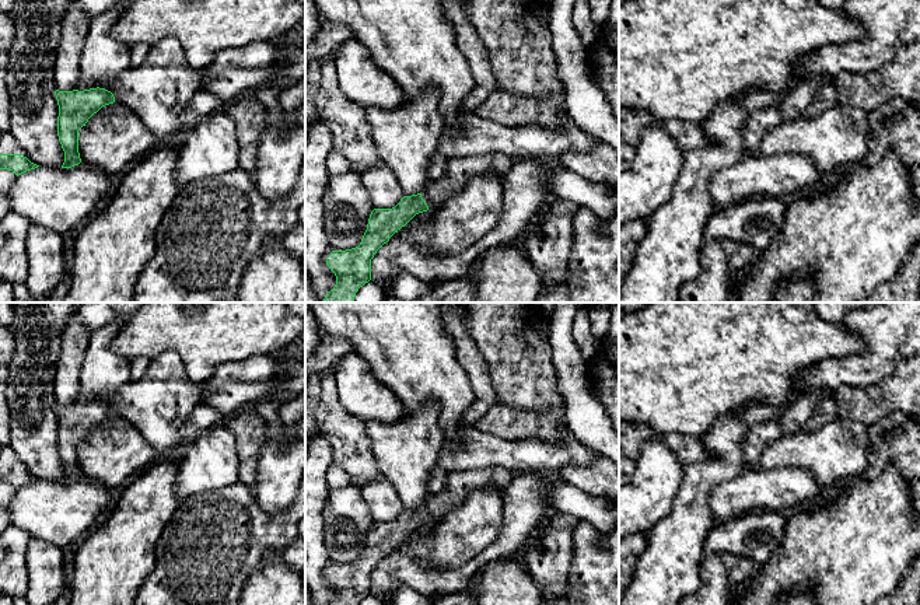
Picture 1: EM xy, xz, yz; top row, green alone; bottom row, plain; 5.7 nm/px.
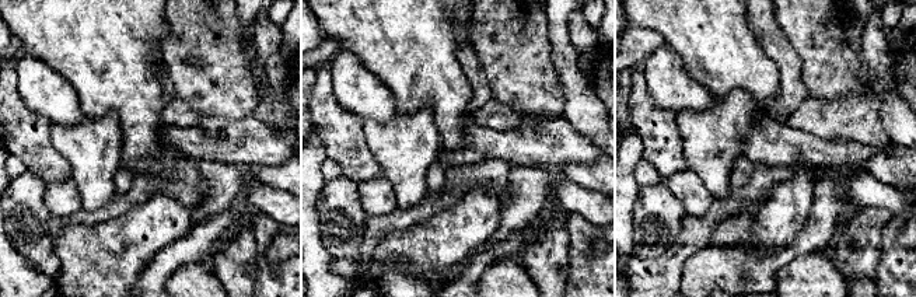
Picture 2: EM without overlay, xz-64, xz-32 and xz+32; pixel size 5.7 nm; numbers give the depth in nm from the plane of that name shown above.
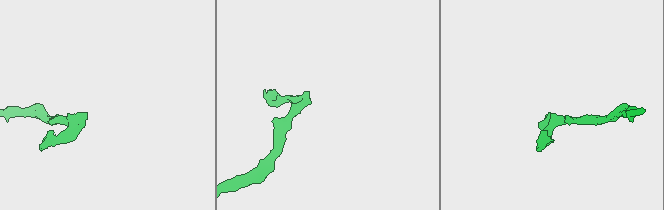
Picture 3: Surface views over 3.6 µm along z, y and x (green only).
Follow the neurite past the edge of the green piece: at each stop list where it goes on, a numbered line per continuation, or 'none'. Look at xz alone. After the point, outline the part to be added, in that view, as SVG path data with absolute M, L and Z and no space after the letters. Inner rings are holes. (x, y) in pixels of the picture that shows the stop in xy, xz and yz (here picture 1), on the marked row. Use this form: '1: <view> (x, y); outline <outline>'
1: xz (458, 171); outline M496 153L468 158L448 158L444 176L435 181L428 179L421 197L428 210L434 210L445 200L458 196L473 176L494 172L504 179L511 169L511 164L510 157Z

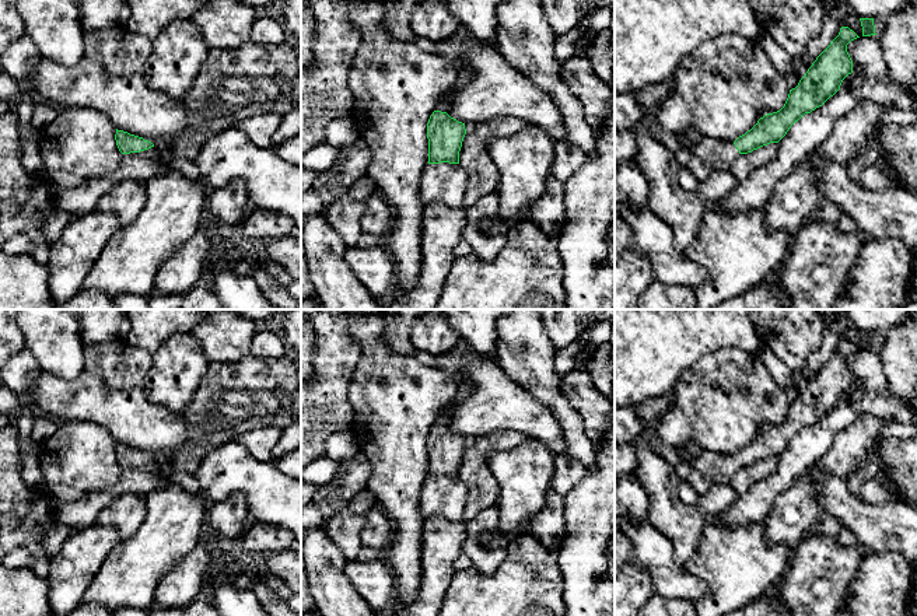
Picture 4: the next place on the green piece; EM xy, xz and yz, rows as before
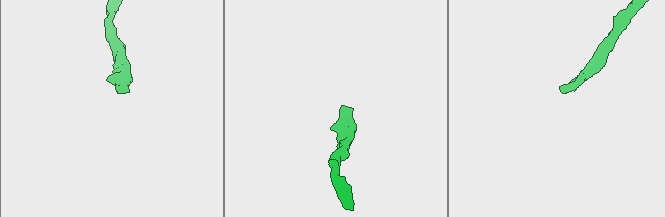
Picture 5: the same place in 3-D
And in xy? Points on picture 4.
1: xy (153, 153); outline M151 147L148 150L140 151L140 153L130 153L130 154L141 155L141 157L150 158L150 160L155 160L161 155L161 153L155 147Z

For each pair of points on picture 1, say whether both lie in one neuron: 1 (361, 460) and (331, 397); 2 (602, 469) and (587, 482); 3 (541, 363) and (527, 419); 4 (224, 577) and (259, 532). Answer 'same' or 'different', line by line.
1: same
2: same
3: different
4: same

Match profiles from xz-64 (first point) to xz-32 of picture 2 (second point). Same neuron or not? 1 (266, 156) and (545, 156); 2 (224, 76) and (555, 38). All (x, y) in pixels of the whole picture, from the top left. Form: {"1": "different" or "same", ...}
{"1": "same", "2": "different"}

